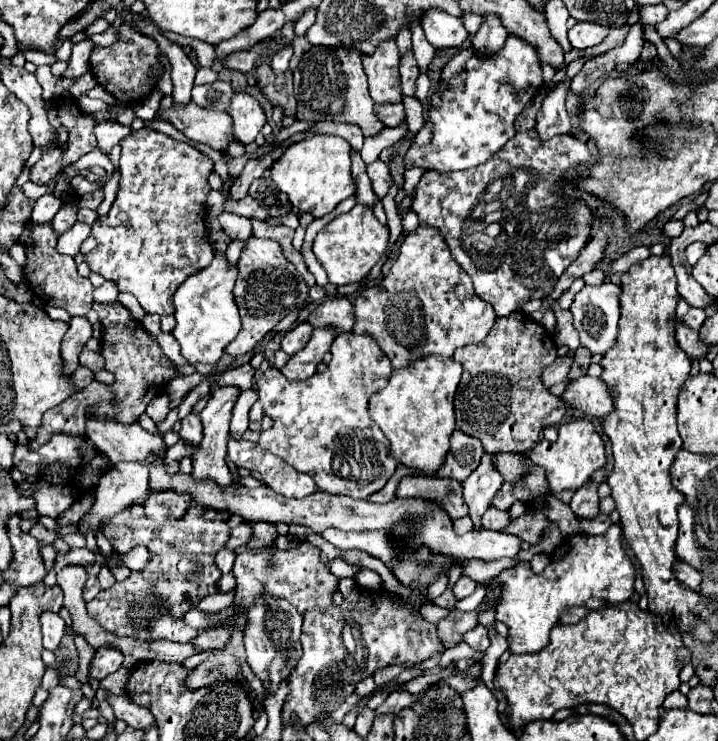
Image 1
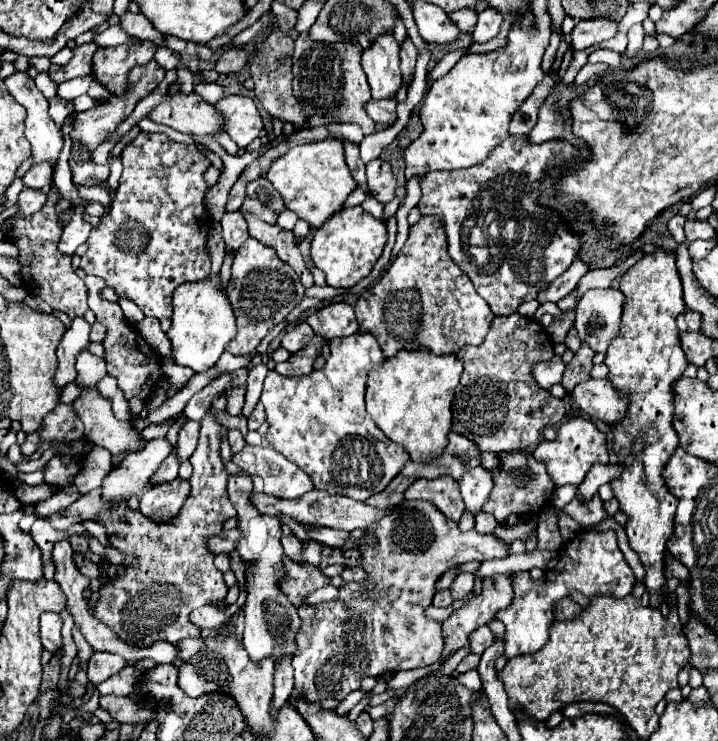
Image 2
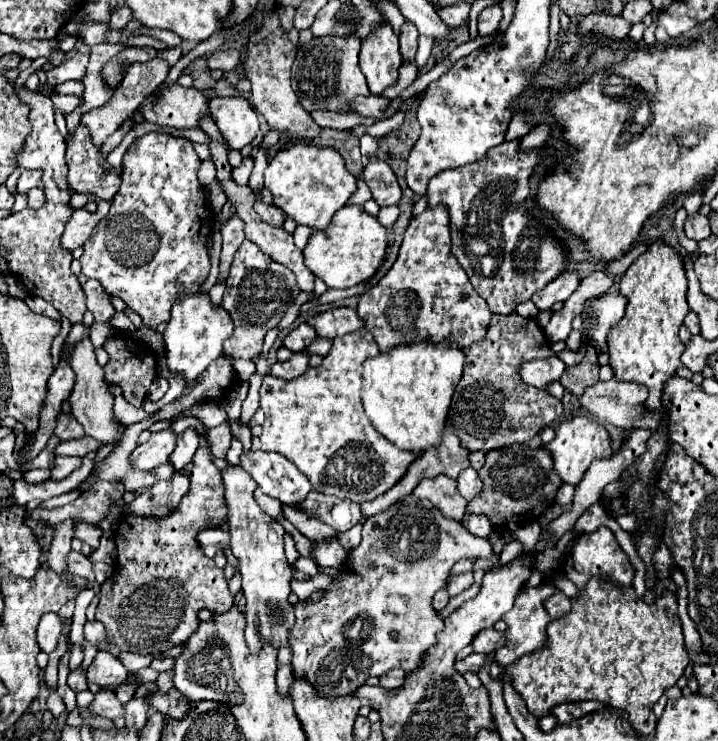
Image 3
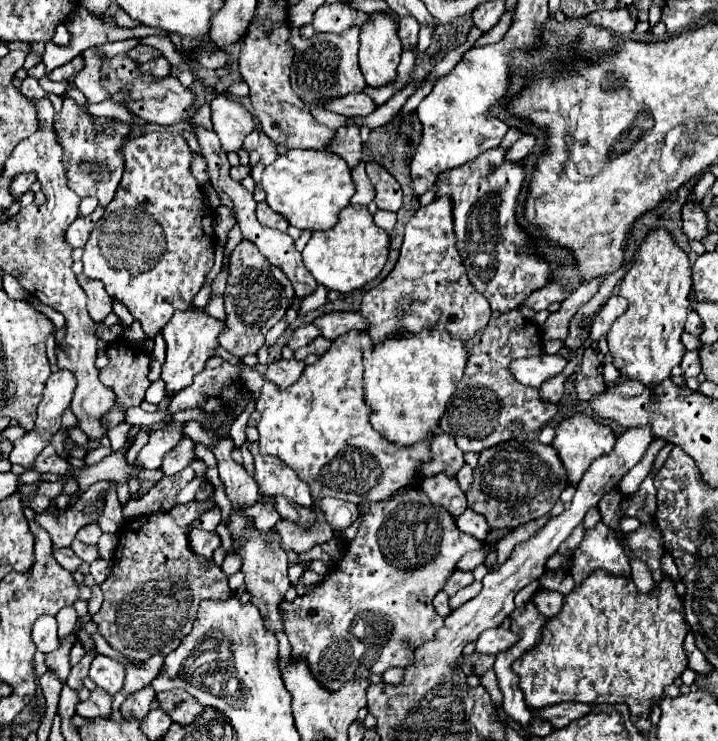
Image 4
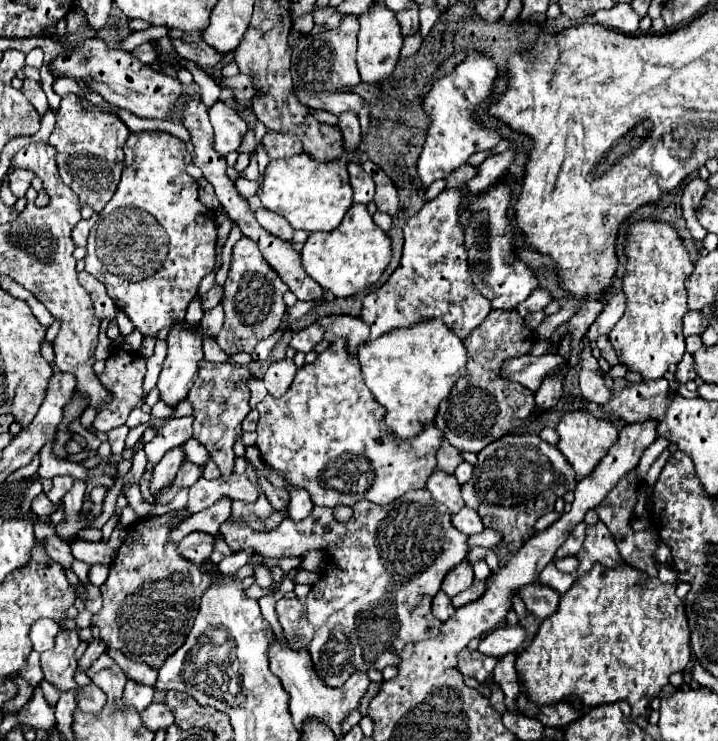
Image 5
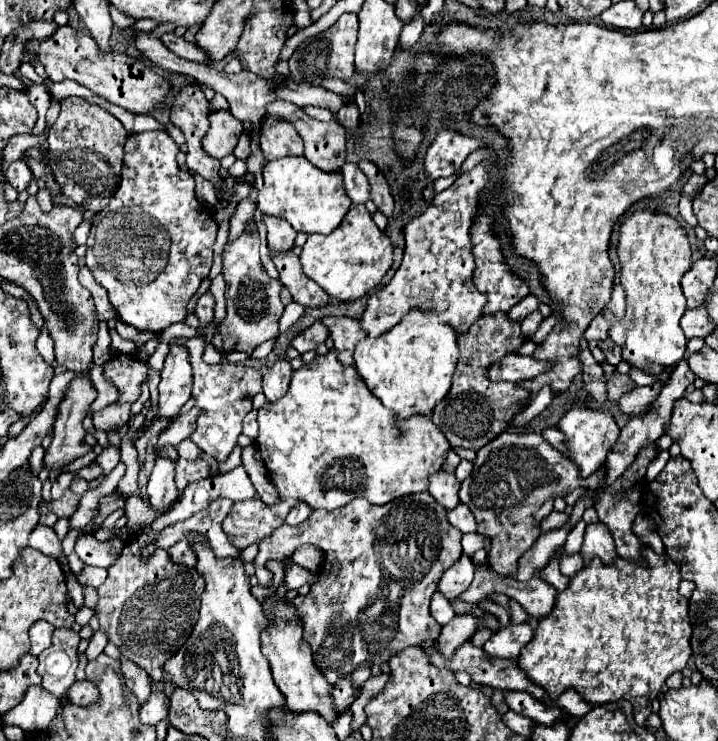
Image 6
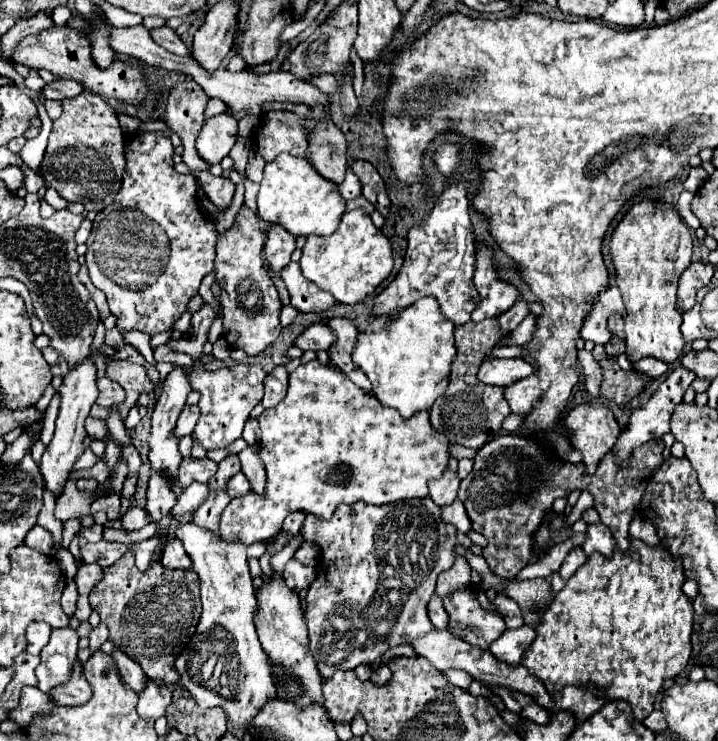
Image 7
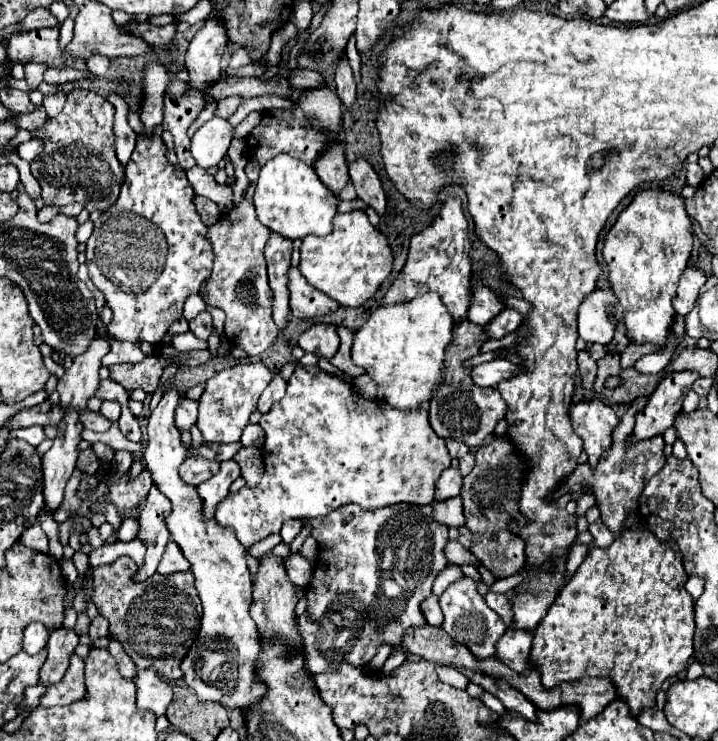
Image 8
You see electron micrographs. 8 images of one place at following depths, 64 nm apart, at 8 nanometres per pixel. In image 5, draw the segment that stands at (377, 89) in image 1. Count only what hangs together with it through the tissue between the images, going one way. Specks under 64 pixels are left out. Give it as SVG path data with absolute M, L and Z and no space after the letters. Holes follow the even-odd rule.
M372 2L368 12L360 14L358 20L360 20L358 56L356 56L358 72L360 72L360 78L364 82L376 84L394 72L394 66L398 62L398 56L400 56L400 48L402 48L400 24L398 24L394 12L386 4L380 4L380 2Z

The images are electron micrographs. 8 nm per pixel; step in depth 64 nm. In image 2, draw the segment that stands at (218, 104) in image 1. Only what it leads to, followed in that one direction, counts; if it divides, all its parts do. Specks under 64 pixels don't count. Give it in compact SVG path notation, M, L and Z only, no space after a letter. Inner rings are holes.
M216 82L214 84L198 84L196 88L194 88L194 92L198 92L206 102L210 102L210 104L214 104L216 100L220 100L222 96L224 96L224 90L222 90L222 86L218 86Z

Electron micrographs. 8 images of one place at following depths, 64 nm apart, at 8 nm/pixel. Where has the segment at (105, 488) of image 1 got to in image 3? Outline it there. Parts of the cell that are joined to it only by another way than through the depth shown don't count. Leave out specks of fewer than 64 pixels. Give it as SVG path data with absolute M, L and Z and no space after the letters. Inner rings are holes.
M168 426L160 432L154 432L146 444L138 446L130 454L130 462L136 470L154 470L156 466L160 466L168 460L168 456L172 454L174 448L176 448L176 434Z

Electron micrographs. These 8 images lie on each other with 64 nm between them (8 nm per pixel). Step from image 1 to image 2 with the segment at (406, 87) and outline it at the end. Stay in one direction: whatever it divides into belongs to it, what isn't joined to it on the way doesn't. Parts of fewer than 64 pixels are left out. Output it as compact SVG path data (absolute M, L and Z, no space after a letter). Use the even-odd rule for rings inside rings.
M406 38L400 44L400 68L402 68L402 76L408 82L414 74L414 64L416 64L416 56L418 56L418 48L414 46L414 42L410 38Z

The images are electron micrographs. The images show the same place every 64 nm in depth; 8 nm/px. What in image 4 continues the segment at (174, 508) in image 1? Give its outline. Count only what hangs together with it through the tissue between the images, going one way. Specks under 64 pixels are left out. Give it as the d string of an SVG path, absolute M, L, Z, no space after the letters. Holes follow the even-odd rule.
M192 466L184 468L182 472L178 472L172 478L162 478L160 482L156 482L156 486L140 496L138 500L130 500L128 504L122 506L122 514L124 518L138 518L144 514L154 514L154 512L168 512L170 508L176 506L176 496L178 492L194 478L194 470Z

